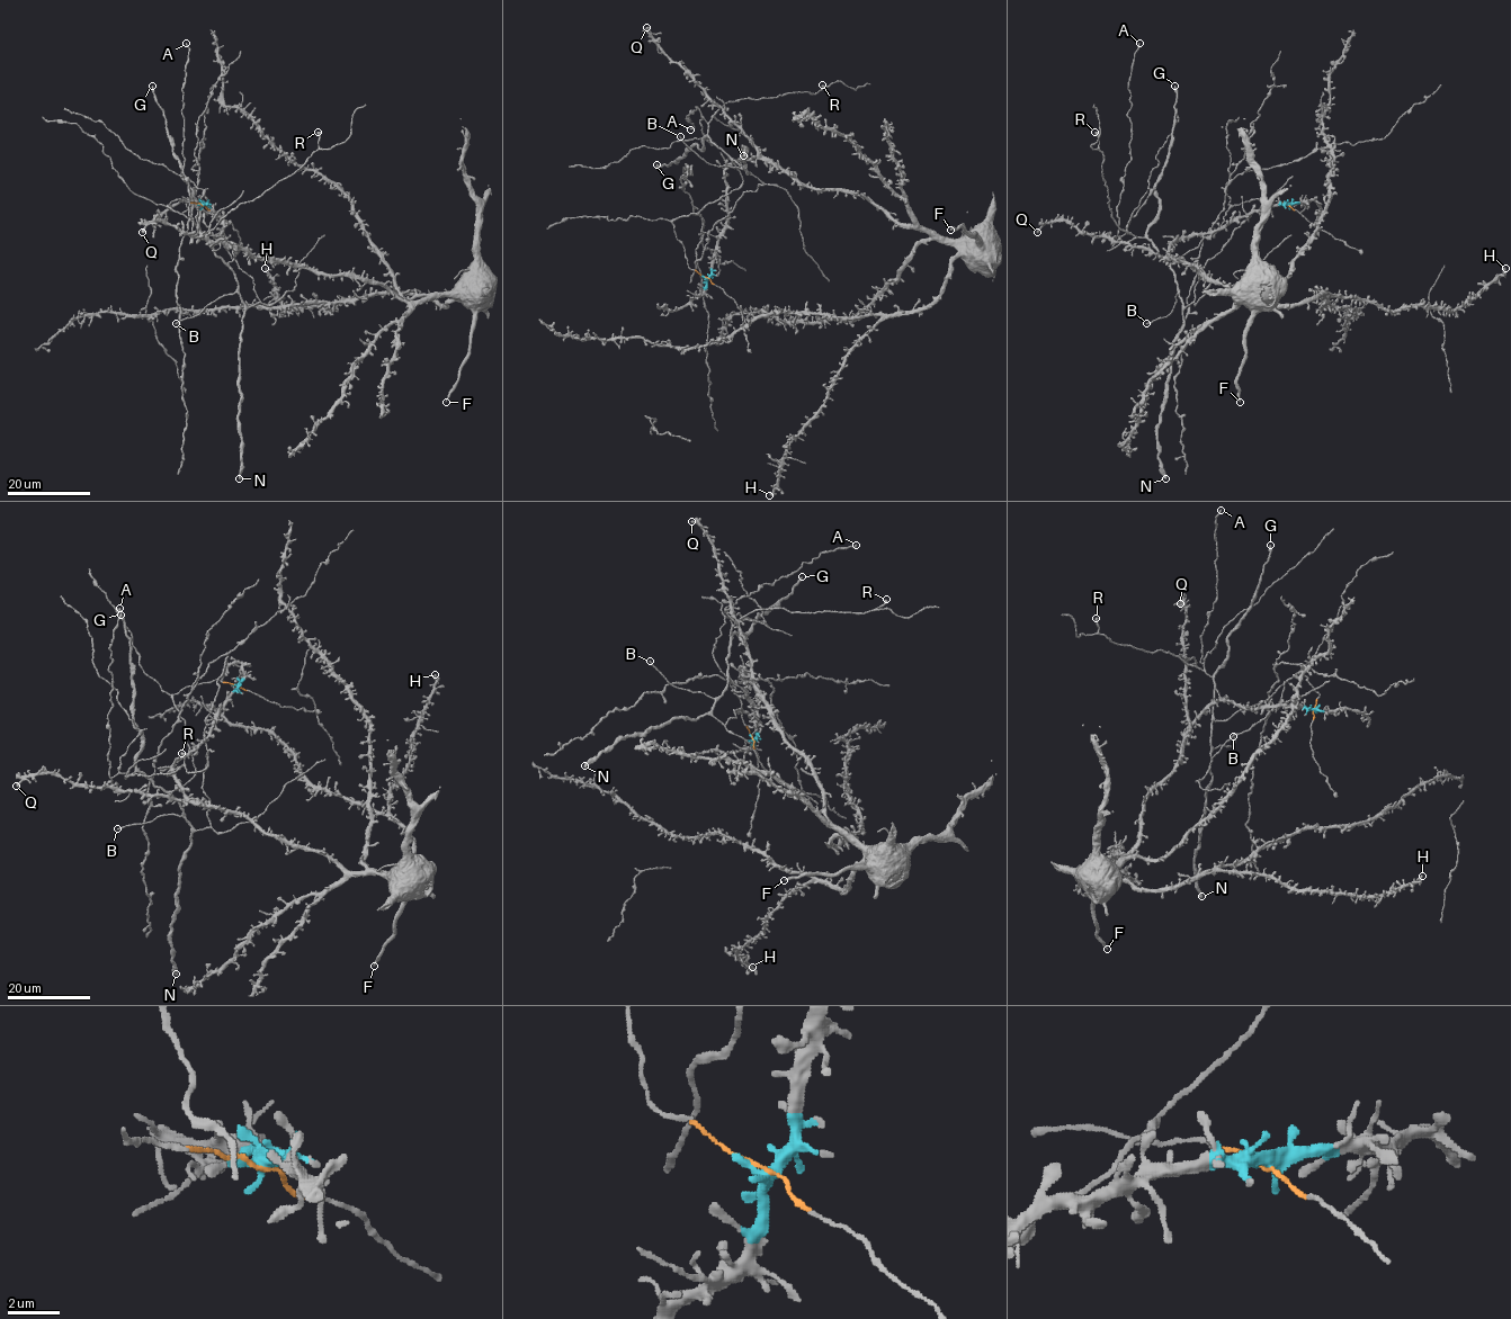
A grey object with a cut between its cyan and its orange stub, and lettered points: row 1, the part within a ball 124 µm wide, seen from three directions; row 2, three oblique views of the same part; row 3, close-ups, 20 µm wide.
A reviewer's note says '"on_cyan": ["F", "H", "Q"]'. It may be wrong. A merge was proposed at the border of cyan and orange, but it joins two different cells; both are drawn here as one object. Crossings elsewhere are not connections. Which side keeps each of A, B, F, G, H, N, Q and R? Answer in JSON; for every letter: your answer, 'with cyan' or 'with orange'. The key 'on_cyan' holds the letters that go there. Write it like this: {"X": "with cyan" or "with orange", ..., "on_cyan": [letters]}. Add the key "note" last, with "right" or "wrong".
{"A": "with orange", "B": "with orange", "F": "with cyan", "G": "with orange", "H": "with cyan", "N": "with orange", "Q": "with cyan", "R": "with orange", "on_cyan": ["F", "H", "Q"], "note": "right"}

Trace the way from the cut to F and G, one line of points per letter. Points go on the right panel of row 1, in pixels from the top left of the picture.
F: (1287, 204), (1181, 236), (1168, 252), (1219, 283), (1239, 302), (1250, 296), (1245, 361), (1236, 383), (1240, 402)
G: (1287, 204), (1233, 205), (1218, 230), (1177, 261), (1158, 254), (1147, 231), (1174, 127), (1174, 86)

